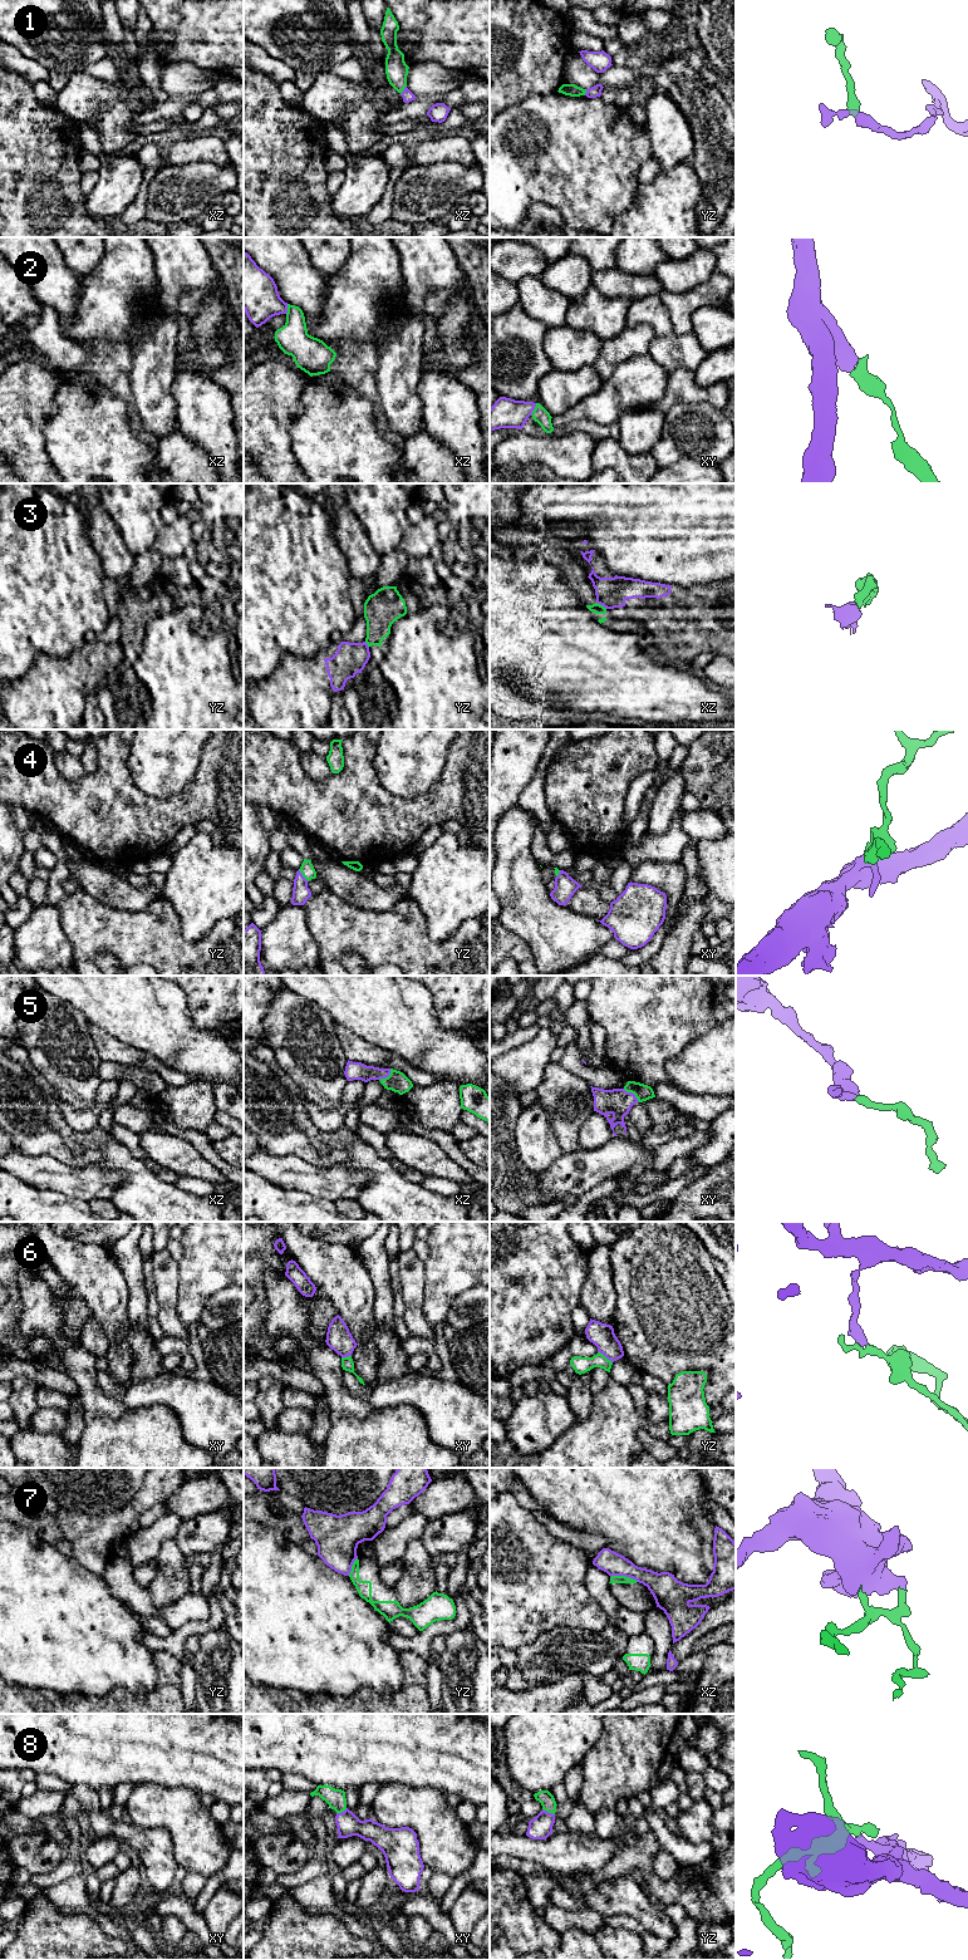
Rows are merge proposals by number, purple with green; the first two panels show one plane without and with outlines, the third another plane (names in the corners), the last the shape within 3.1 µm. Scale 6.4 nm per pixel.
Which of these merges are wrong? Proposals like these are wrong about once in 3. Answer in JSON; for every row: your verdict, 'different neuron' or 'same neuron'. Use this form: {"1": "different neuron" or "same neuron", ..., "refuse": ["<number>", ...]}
{"1": "same neuron", "2": "different neuron", "3": "different neuron", "4": "same neuron", "5": "same neuron", "6": "different neuron", "7": "different neuron", "8": "same neuron", "refuse": ["2", "3", "6", "7"]}

